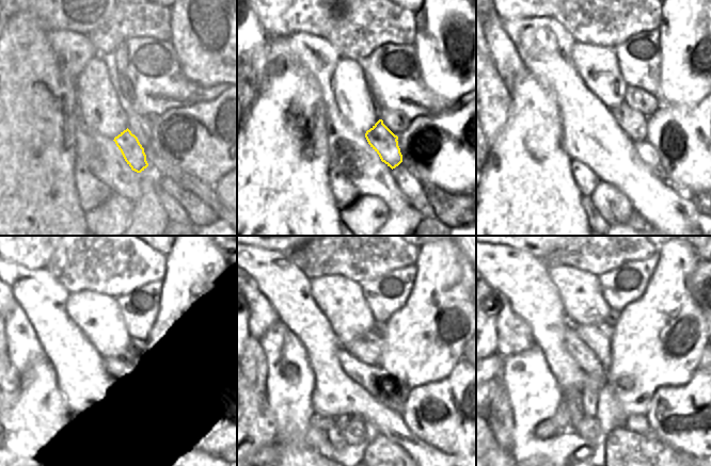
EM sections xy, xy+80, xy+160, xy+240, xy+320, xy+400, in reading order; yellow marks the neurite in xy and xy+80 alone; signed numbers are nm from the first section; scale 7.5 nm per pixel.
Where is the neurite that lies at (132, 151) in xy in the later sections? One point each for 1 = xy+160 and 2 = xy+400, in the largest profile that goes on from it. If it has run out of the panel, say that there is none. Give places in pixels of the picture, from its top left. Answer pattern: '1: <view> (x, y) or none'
1: xy+160 (631, 122)
2: xy+400 (598, 337)

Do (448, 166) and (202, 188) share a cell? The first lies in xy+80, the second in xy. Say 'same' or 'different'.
different

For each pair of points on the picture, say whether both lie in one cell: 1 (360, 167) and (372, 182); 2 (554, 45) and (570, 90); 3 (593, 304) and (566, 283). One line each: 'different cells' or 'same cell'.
1: same cell
2: same cell
3: same cell

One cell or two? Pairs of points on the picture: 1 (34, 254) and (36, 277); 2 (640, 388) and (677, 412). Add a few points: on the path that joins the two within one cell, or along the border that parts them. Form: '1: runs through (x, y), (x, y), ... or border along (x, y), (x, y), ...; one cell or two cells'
1: border along (11, 262), (20, 262), (28, 268), (49, 269); two cells
2: border along (674, 385), (662, 385), (654, 391), (645, 415); two cells

